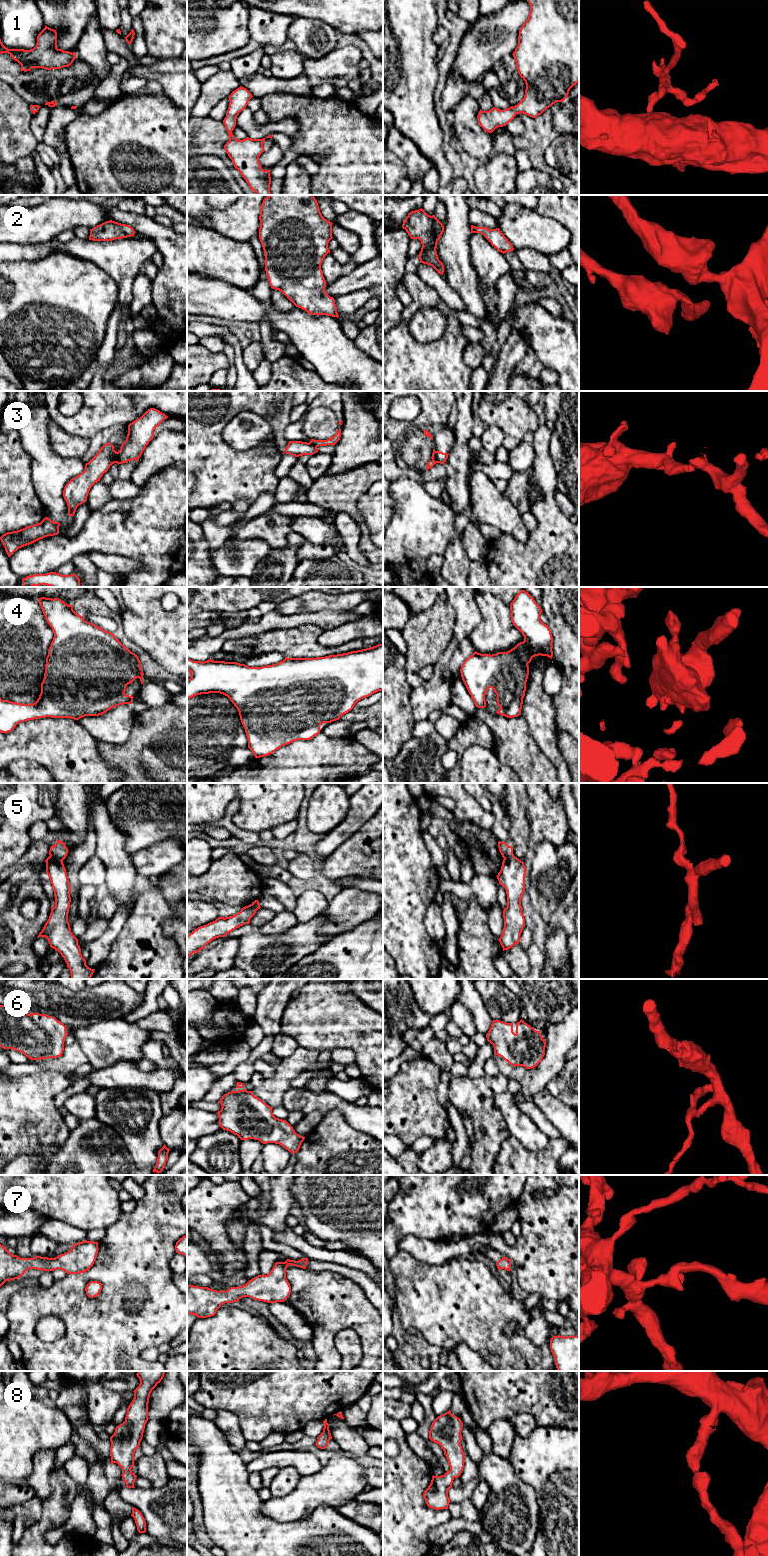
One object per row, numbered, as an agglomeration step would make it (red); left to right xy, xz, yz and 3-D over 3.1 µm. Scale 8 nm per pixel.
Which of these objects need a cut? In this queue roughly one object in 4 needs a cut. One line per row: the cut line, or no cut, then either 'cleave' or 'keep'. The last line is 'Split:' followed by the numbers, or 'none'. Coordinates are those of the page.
1: cut none; keep
2: cut none; keep
3: cut yz (434, 451), (437, 462); cleave
4: cut none; keep
5: cut xy (50, 855), (62, 860); cleave
6: cut none; keep
7: cut none; keep
8: cut none; keep
Split: 3, 5

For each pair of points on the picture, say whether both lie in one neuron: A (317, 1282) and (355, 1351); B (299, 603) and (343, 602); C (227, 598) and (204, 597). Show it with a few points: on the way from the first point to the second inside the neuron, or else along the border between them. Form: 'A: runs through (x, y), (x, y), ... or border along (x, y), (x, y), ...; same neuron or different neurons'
A: border along (333, 1339), (339, 1331), (351, 1328), (362, 1344); different neurons
B: runs through (310, 602), (332, 602); same neuron
C: runs through (221, 597), (210, 597); same neuron

